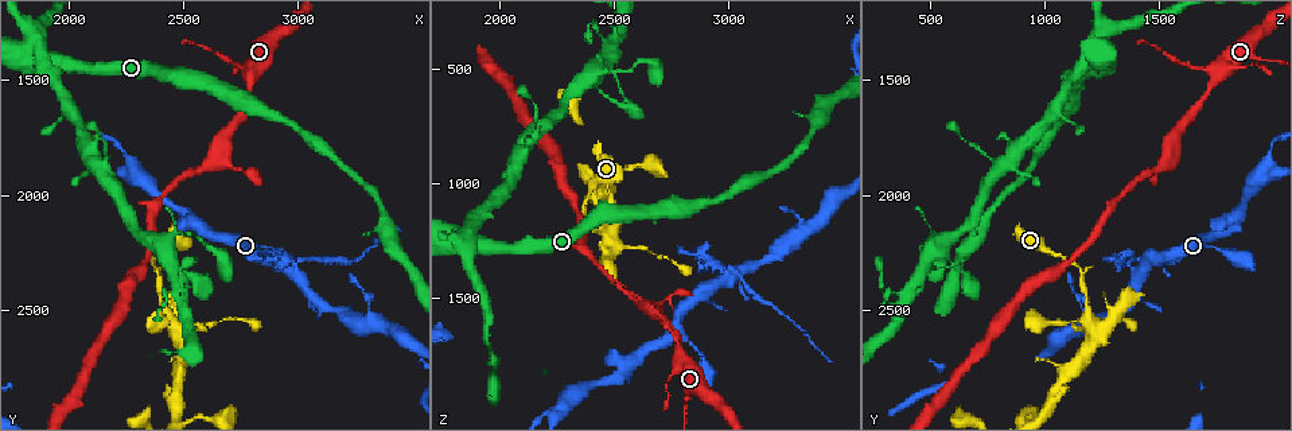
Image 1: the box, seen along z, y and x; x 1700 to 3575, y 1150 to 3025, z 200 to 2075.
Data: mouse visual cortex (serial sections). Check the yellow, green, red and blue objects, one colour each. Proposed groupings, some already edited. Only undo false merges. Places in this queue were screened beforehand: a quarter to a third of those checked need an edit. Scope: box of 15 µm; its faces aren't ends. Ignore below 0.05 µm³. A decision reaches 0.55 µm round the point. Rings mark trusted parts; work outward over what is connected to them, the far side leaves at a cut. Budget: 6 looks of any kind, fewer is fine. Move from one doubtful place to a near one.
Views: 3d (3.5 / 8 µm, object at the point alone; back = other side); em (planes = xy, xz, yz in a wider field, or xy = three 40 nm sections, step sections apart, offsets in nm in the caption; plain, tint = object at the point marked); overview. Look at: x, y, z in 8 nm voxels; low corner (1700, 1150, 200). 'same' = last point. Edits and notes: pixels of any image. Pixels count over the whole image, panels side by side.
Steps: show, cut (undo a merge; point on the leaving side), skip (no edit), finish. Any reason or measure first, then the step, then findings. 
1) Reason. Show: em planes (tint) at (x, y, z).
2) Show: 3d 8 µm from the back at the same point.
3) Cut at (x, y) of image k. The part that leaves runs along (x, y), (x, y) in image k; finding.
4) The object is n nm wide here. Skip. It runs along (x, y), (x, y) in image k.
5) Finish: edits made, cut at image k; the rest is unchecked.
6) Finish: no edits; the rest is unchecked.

Four-way junction. Show: 3d 3.5 µm at (2990, 2360, 1400).

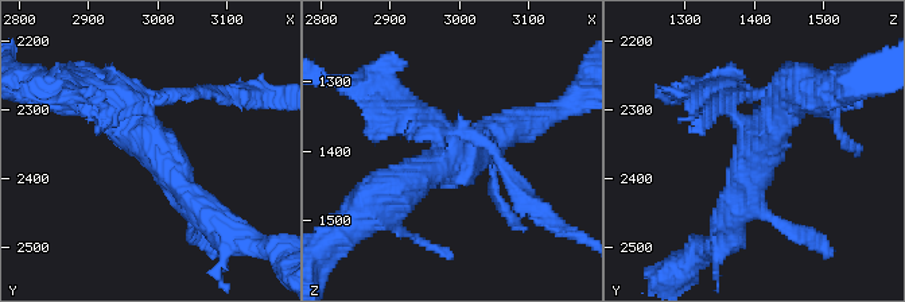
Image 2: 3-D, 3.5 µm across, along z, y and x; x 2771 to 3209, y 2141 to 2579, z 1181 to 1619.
Cut at (415, 115) of image 2. Two cells meet here.

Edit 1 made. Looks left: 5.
See it whole again. Show: overview.

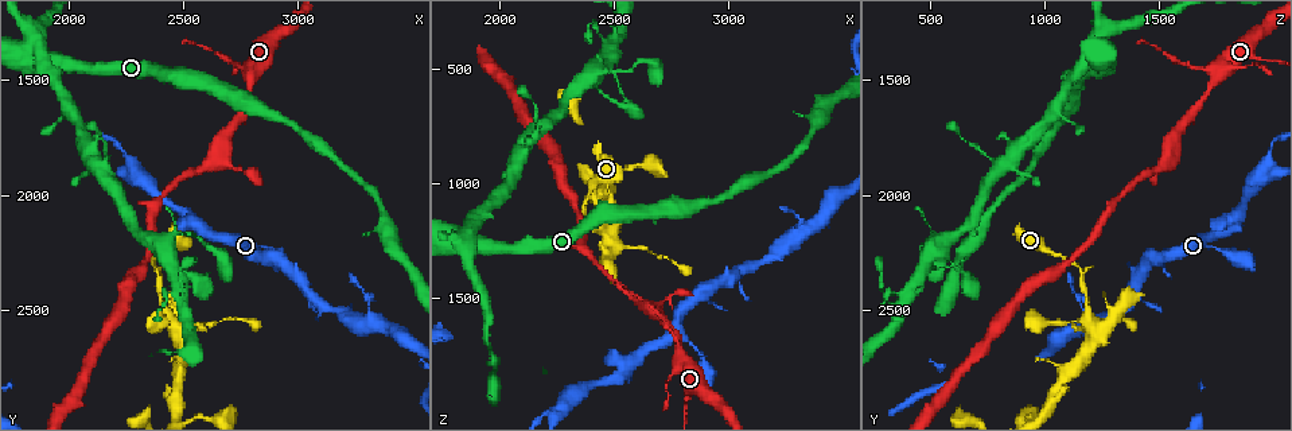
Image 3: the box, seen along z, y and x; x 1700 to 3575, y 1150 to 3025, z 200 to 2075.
Thick turns thin. Show: em xy step 2 (tint) at (2570, 2550, 1270).

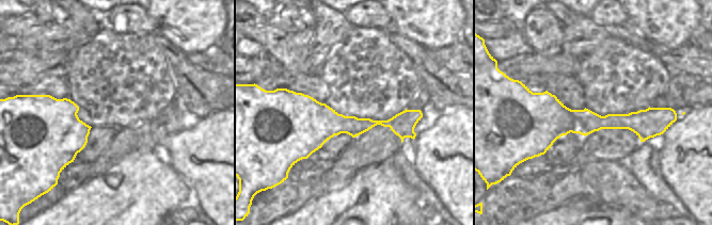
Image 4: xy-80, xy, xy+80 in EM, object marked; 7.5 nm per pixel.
See where the arms go. Show: 3d 3.5 µm from the back at the same point.

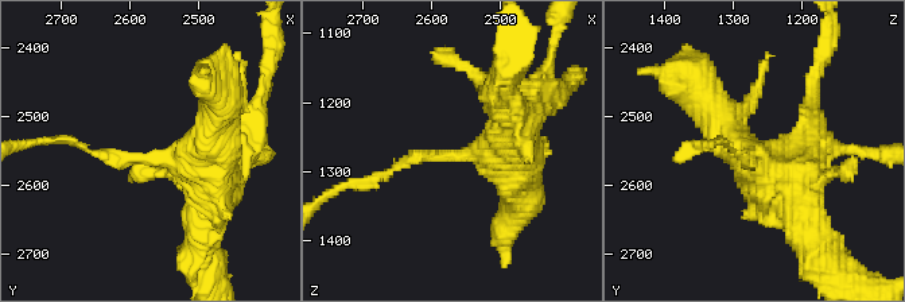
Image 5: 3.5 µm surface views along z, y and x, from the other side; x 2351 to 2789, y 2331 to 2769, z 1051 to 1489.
The arms are 150, 600 nm wide. Skip. Continuous, no second cell.

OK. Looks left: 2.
Calibre changes. Show: 3d 3.5 µm at (2760, 1890, 1490).

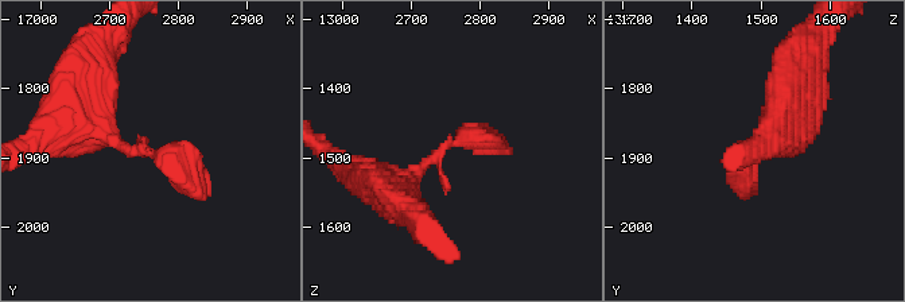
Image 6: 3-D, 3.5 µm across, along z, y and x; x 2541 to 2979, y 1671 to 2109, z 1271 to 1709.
Shape alone is not enough. Show: em xy step 5 (tint) at (2765, 1890, 1480).

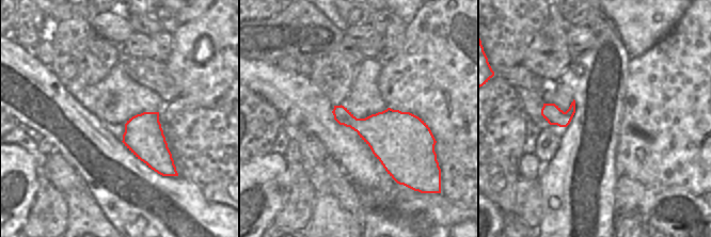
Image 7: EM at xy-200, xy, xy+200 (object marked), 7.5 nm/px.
Skip. It runs along (96, 109), (108, 139), (166, 155), (208, 193) in image 6; continuous, no second cell.

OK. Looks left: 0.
Finish: edits made, cut at image 2; the rest is unchecked.

